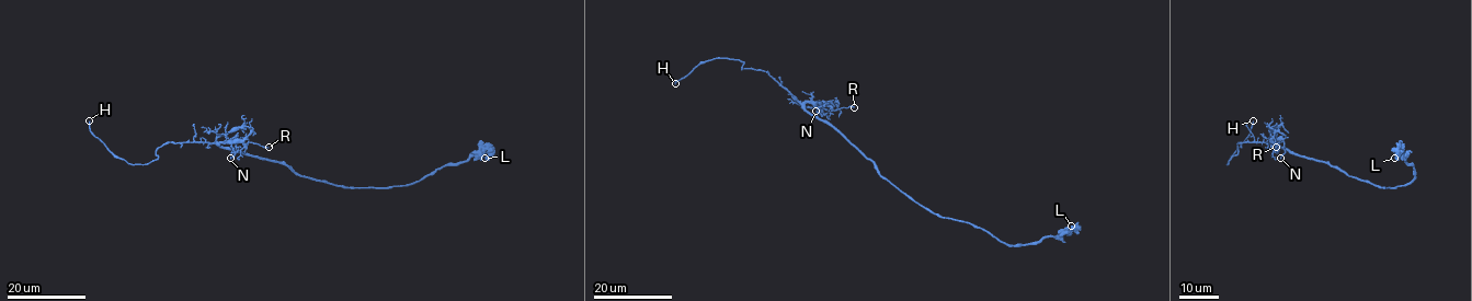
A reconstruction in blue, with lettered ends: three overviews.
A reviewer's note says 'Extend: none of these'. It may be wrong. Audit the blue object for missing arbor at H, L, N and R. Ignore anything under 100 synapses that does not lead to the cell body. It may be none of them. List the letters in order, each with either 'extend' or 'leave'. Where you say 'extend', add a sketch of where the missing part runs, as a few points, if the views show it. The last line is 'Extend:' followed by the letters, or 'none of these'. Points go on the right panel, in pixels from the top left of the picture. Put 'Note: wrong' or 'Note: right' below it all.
H: extend
L: leave
N: leave
R: leave
Extend: H
Note: wrong

